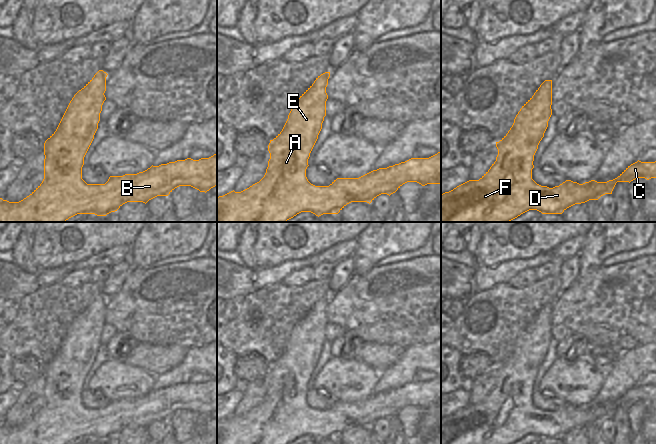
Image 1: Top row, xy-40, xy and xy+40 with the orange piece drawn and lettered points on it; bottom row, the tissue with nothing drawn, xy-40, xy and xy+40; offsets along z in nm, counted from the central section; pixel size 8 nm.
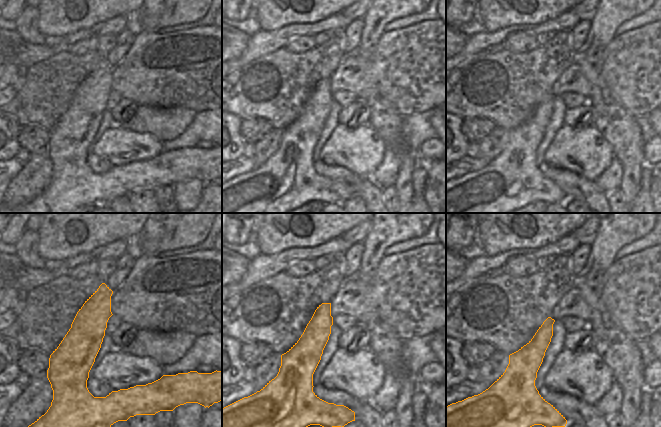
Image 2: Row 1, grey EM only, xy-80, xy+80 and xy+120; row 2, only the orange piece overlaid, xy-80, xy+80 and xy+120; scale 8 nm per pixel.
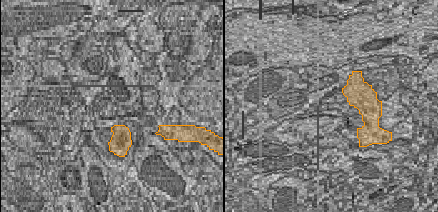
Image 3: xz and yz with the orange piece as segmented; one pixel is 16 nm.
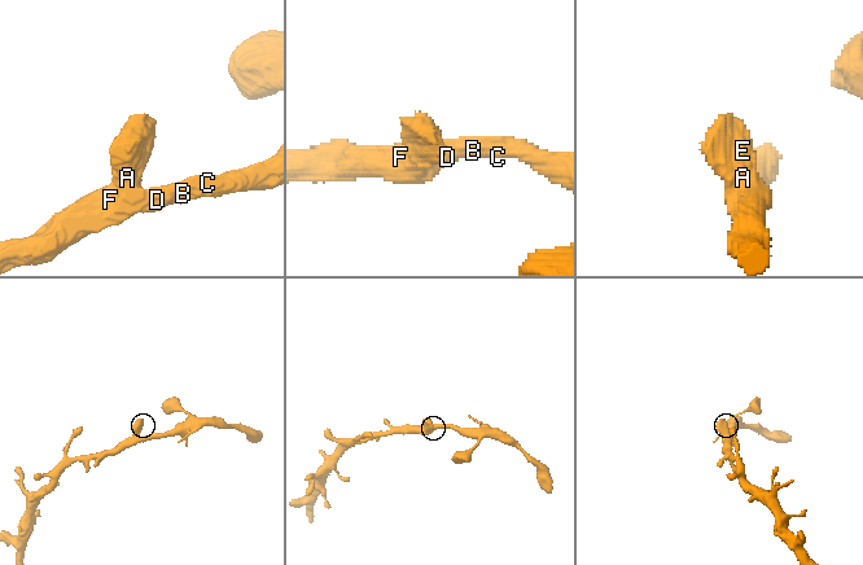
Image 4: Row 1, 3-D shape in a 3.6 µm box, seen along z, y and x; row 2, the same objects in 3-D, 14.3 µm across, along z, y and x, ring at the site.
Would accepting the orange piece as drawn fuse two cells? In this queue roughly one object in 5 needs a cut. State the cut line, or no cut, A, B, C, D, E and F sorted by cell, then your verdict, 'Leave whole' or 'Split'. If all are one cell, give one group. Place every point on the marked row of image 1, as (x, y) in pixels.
No split. Groups: A B C D E F. Leave whole

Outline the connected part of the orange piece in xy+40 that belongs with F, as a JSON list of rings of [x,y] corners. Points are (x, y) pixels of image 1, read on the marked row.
[[[545,80],[534,95],[522,106],[508,133],[499,142],[496,142],[498,155],[490,169],[479,180],[469,180],[453,190],[441,194],[441,222],[510,222],[529,210],[537,210],[542,214],[562,214],[567,208],[575,204],[585,203],[589,200],[598,200],[605,194],[612,194],[617,182],[630,183],[637,178],[645,178],[647,180],[656,178],[656,161],[641,162],[638,160],[628,166],[617,178],[607,182],[591,180],[579,184],[566,180],[553,188],[537,184],[532,179],[534,155],[548,127],[548,121],[552,115],[551,105],[552,80]]]

